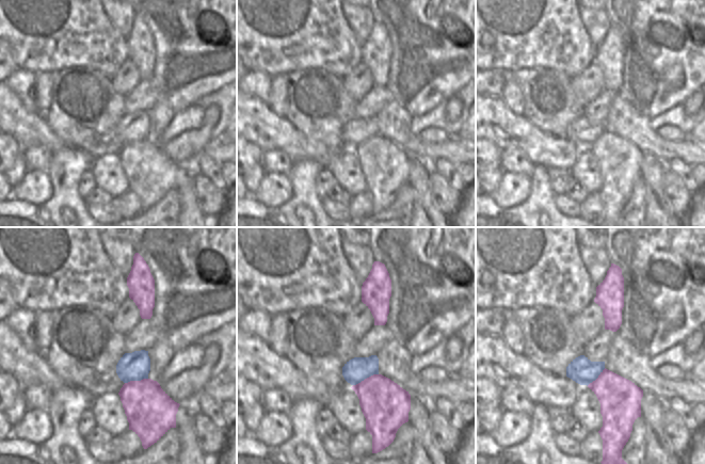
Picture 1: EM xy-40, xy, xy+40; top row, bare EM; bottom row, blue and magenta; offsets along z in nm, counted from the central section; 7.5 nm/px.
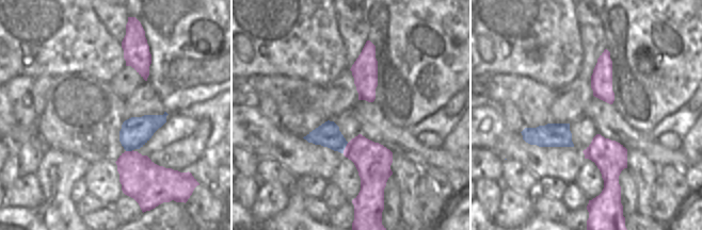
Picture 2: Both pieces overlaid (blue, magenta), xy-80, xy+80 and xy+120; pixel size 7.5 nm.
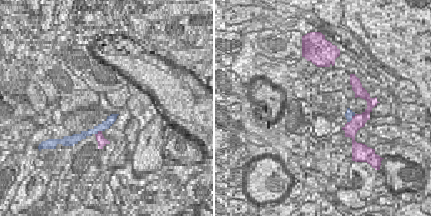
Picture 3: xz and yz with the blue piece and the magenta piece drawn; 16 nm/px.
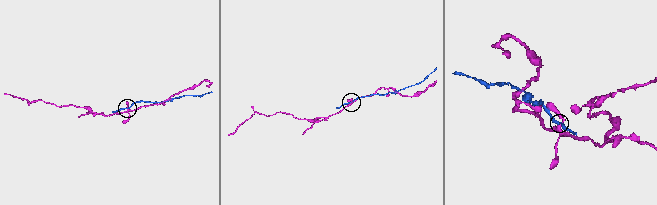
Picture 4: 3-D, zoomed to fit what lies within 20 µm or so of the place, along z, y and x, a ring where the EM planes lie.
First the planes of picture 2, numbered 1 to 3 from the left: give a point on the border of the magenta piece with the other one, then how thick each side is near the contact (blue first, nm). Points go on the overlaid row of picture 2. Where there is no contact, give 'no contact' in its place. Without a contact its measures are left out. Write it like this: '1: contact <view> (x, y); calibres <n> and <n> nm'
1: contact xy-80 (129, 150); calibres 220 and 320 nm
2: contact xy+80 (345, 147); calibres 180 and 280 nm
3: no contact

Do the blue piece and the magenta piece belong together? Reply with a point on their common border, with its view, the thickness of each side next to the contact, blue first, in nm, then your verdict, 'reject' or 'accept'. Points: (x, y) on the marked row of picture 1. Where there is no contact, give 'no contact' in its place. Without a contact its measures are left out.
xy (365, 378) | 180/360 nm | reject

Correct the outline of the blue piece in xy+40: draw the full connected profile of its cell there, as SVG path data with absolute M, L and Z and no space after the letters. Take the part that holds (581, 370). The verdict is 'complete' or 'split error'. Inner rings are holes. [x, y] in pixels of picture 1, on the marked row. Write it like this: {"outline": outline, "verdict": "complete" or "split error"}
{"outline": "M584 355L573 359L566 367L566 377L580 385L589 385L605 369L605 362L591 362Z", "verdict": "complete"}

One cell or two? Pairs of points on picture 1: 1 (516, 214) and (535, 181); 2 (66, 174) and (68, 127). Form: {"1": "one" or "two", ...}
{"1": "one", "2": "two"}

